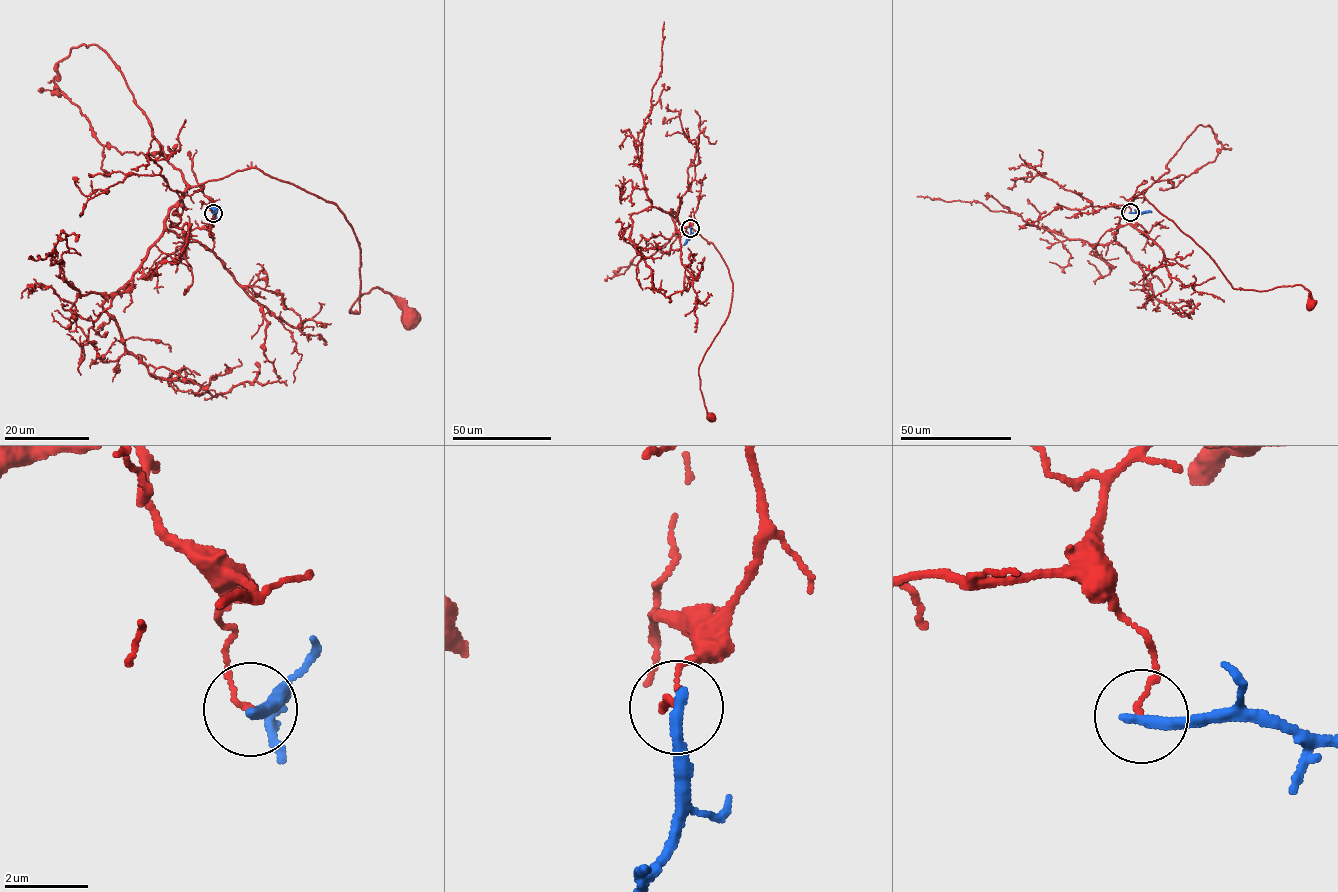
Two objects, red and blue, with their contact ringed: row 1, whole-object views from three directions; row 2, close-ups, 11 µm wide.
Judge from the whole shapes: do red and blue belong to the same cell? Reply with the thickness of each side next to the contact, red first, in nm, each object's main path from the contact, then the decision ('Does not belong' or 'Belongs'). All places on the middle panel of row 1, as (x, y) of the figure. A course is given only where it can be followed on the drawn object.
Thickness 100 nm (red) against 320 nm. Course of red: (690, 228), (690, 223), (712, 243), (727, 267), (732, 284), (728, 316), (699, 366), (700, 389), (711, 415). Course of blue: (690, 228), (688, 240), (683, 245). Does not belong

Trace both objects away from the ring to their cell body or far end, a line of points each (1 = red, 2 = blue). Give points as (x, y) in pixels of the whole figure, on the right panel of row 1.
1: (1130, 212), (1128, 200), (1143, 193), (1206, 252), (1232, 287), (1262, 291), (1300, 284), (1309, 293), (1310, 303)
2: (1130, 212), (1151, 212)

